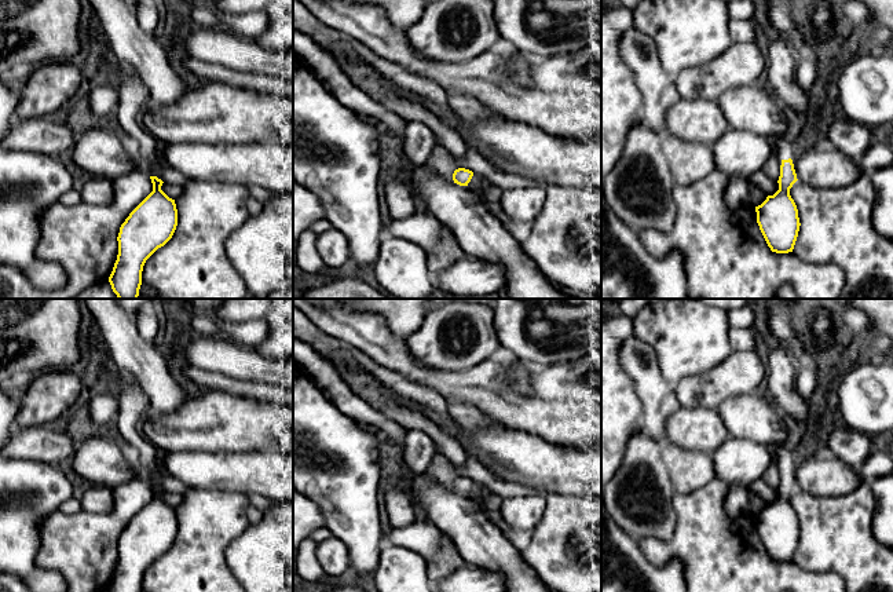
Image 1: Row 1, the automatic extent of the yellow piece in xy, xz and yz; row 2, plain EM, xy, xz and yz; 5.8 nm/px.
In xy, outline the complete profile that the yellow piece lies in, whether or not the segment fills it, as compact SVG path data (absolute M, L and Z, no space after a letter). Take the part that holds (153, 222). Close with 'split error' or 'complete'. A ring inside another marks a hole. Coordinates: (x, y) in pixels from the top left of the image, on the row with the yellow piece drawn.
M150 179L153 191L129 213L117 237L118 255L109 282L118 299L138 299L146 260L172 238L177 226L175 200L161 190L161 179Z; complete

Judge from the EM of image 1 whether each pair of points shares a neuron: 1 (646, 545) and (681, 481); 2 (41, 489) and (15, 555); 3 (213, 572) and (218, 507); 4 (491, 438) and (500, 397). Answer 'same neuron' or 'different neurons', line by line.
1: different neurons
2: same neuron
3: same neuron
4: different neurons

